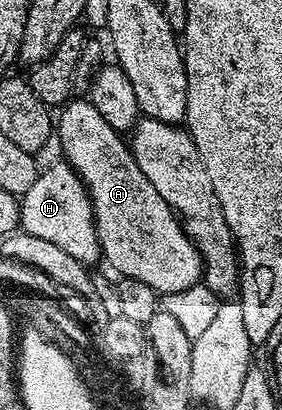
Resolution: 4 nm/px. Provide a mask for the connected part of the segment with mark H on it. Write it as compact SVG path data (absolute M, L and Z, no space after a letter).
M66 161L48 165L39 173L37 180L33 180L33 188L21 196L19 220L26 233L41 236L41 240L50 240L83 265L93 266L102 257L103 251L95 231L91 196L87 193L82 178Z

